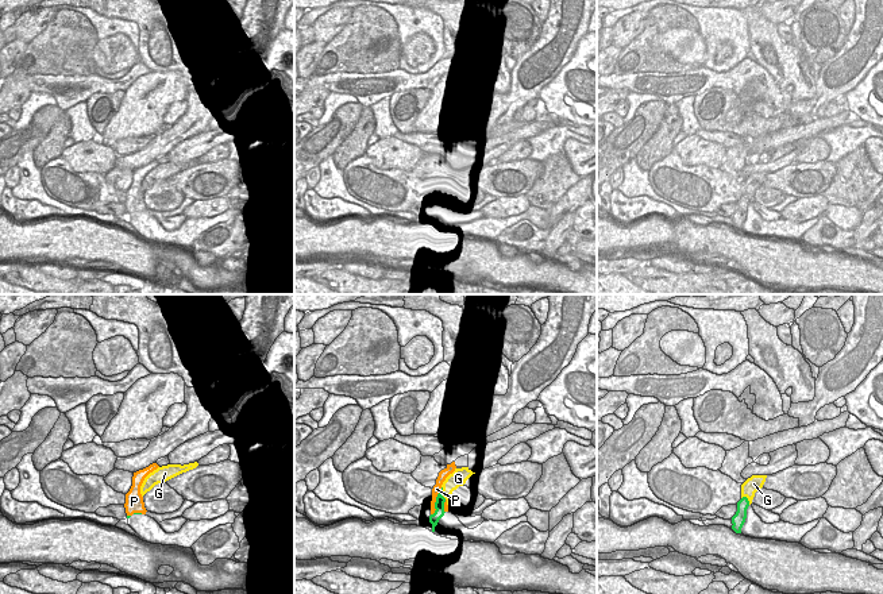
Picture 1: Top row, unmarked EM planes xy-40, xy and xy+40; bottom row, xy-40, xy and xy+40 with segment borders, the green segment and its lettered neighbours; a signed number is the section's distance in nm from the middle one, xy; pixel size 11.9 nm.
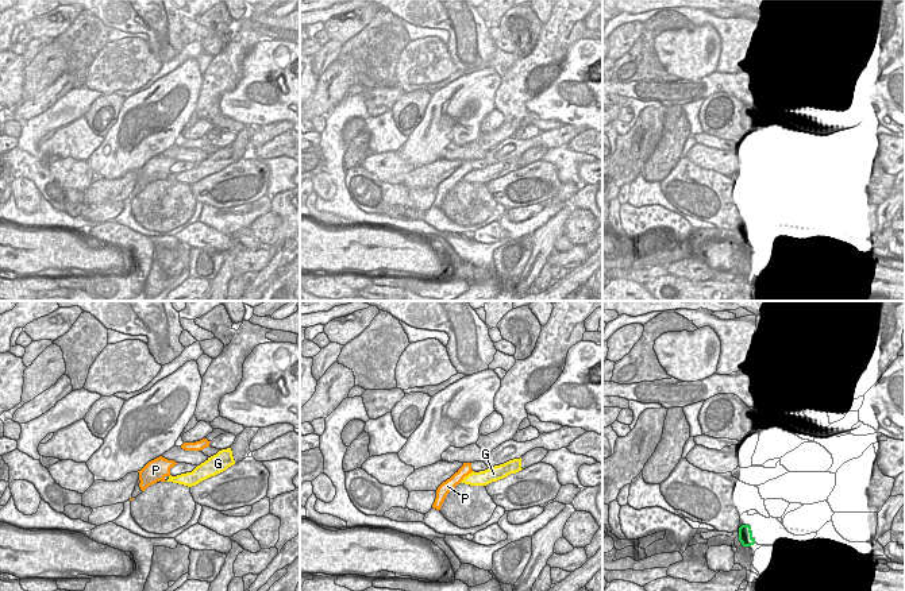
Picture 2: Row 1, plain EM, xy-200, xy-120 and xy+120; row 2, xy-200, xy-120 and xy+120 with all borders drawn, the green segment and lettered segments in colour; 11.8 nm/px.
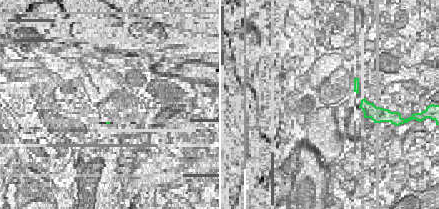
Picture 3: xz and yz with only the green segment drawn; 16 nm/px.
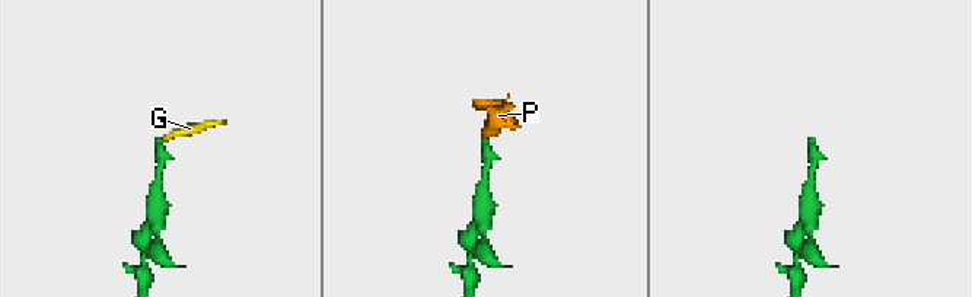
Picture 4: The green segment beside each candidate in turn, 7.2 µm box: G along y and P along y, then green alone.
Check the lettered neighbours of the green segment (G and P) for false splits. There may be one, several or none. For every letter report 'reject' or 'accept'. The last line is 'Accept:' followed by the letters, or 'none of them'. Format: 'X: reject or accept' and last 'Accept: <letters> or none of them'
G: accept
P: reject
Accept: G

